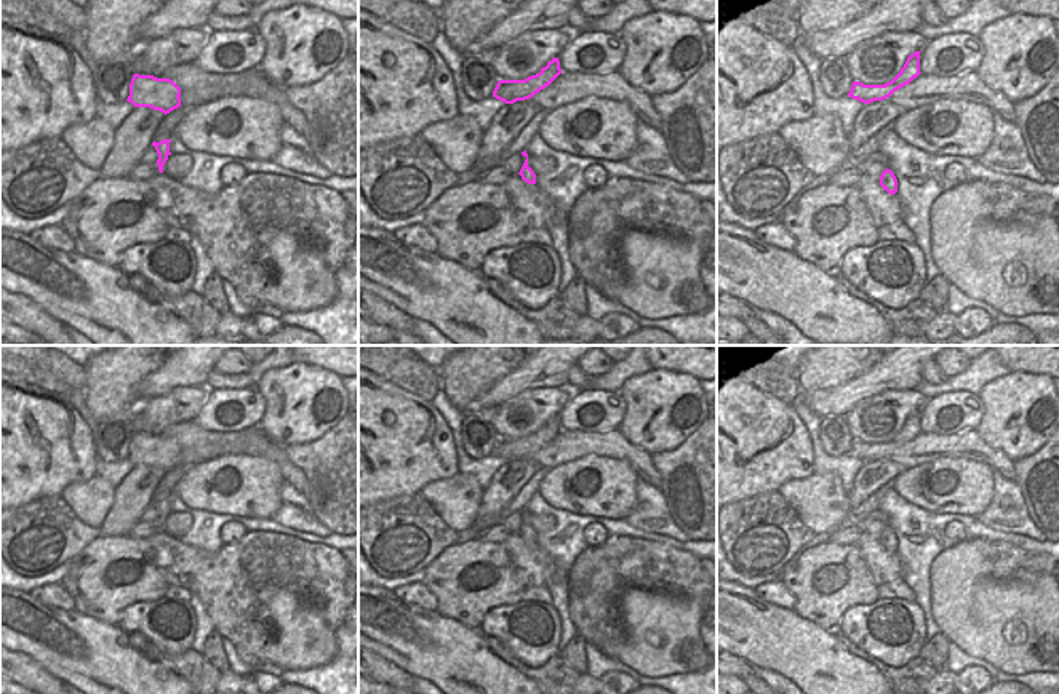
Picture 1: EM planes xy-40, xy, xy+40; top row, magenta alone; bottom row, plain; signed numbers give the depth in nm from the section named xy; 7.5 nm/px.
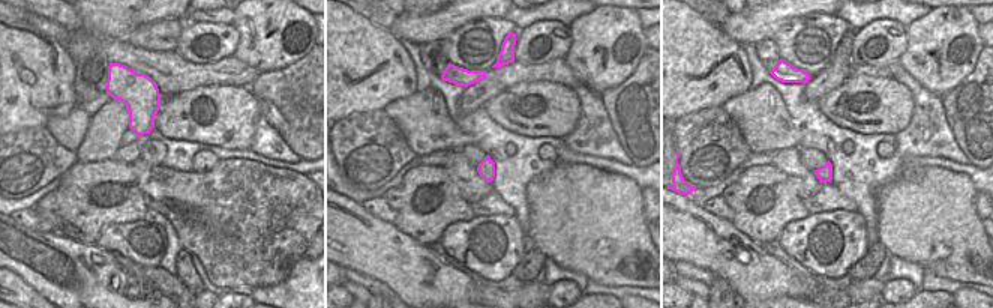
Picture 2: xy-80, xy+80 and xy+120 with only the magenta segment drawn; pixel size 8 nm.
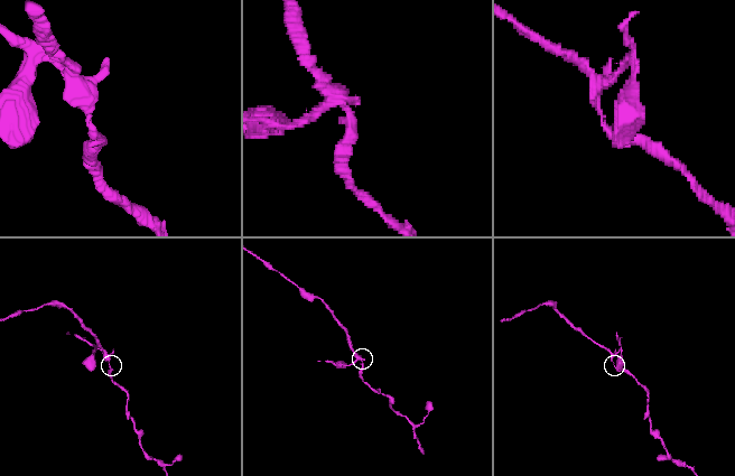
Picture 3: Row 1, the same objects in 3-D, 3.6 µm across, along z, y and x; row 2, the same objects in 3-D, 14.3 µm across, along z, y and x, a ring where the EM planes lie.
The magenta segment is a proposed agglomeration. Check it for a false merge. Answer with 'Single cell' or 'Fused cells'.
Fused cells

